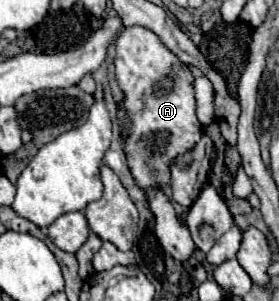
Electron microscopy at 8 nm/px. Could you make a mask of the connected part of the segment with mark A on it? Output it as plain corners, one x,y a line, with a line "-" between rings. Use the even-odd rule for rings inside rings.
125,27
117,39
115,75
125,95
125,109
133,127
125,139
125,155
129,169
143,191
161,187
169,189
171,161
191,149
203,135
195,115
193,75
191,71
161,43
161,39
143,27

